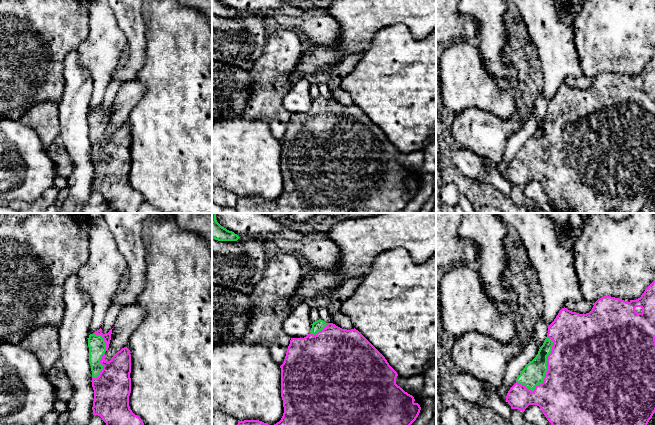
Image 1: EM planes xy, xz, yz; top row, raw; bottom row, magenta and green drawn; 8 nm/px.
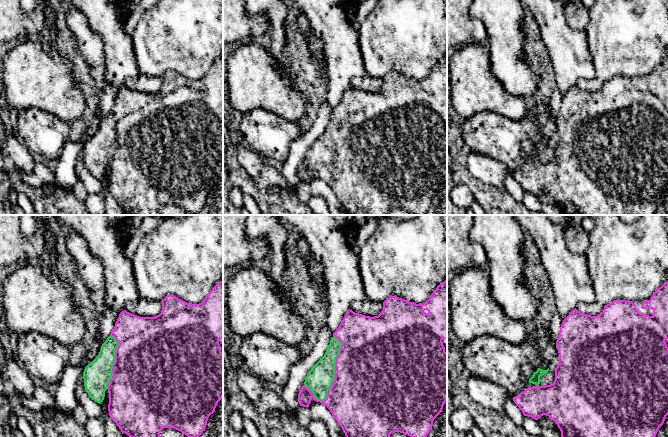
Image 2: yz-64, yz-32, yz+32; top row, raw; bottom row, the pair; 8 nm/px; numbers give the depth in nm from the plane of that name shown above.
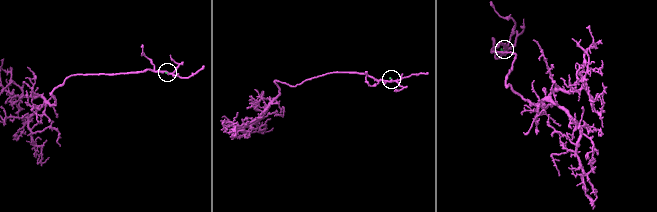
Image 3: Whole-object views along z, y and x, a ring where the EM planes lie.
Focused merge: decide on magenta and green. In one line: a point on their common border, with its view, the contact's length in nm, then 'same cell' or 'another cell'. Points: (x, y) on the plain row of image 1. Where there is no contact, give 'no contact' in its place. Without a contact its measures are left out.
yz (547, 141) | 460 nm | same cell

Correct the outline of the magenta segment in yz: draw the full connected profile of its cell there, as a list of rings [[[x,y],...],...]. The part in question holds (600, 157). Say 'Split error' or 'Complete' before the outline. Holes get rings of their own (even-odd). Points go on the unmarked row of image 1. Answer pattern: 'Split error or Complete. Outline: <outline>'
Split error. Outline: [[[653,57],[645,65],[641,73],[636,76],[630,76],[629,78],[626,78],[619,74],[603,72],[594,79],[592,86],[586,90],[572,88],[565,83],[562,84],[554,95],[554,97],[548,102],[547,113],[543,121],[540,123],[538,130],[532,137],[530,137],[525,142],[525,144],[521,147],[520,151],[517,153],[516,159],[508,167],[506,177],[512,185],[518,185],[522,188],[524,188],[529,181],[539,182],[547,196],[553,202],[555,207],[555,213],[609,213],[612,210],[617,210],[621,213],[640,213],[655,188],[655,57]]]

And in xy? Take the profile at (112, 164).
Split error. Outline: [[[102,105],[89,111],[89,139],[92,147],[92,163],[94,166],[93,191],[98,191],[106,199],[108,207],[114,213],[137,213],[144,199],[135,191],[129,182],[131,169],[131,130],[127,123],[118,127],[109,138],[105,136],[105,128],[109,124],[112,105],[103,110]]]

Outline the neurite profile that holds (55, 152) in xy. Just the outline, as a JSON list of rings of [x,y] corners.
[[[59,141],[50,145],[46,150],[46,154],[55,164],[58,175],[61,175],[65,178],[71,176],[73,167],[64,153]]]

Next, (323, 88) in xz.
[[[317,82],[317,86],[319,89],[319,94],[321,96],[323,96],[326,99],[332,99],[332,96],[329,91],[330,88],[328,87],[327,83]]]

